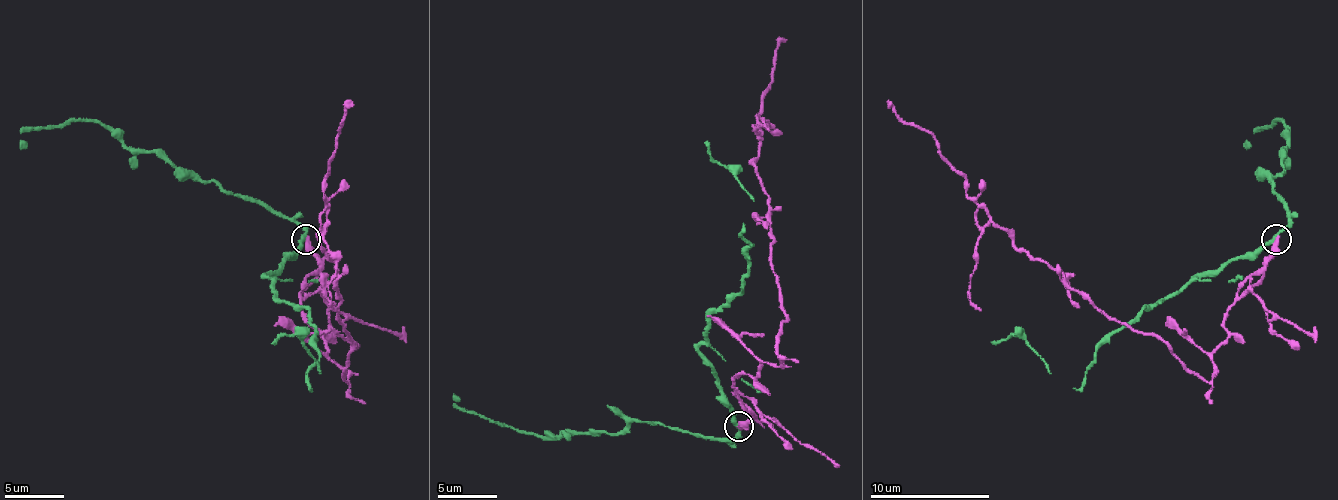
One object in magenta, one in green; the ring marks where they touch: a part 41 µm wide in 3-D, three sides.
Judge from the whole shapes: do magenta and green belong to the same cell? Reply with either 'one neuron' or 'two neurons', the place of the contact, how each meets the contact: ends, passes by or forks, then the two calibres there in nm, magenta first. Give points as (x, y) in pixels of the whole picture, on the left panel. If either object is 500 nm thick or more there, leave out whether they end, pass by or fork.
two neurons | (306, 239) | magenta ends | green passes by | 400/240 nm

